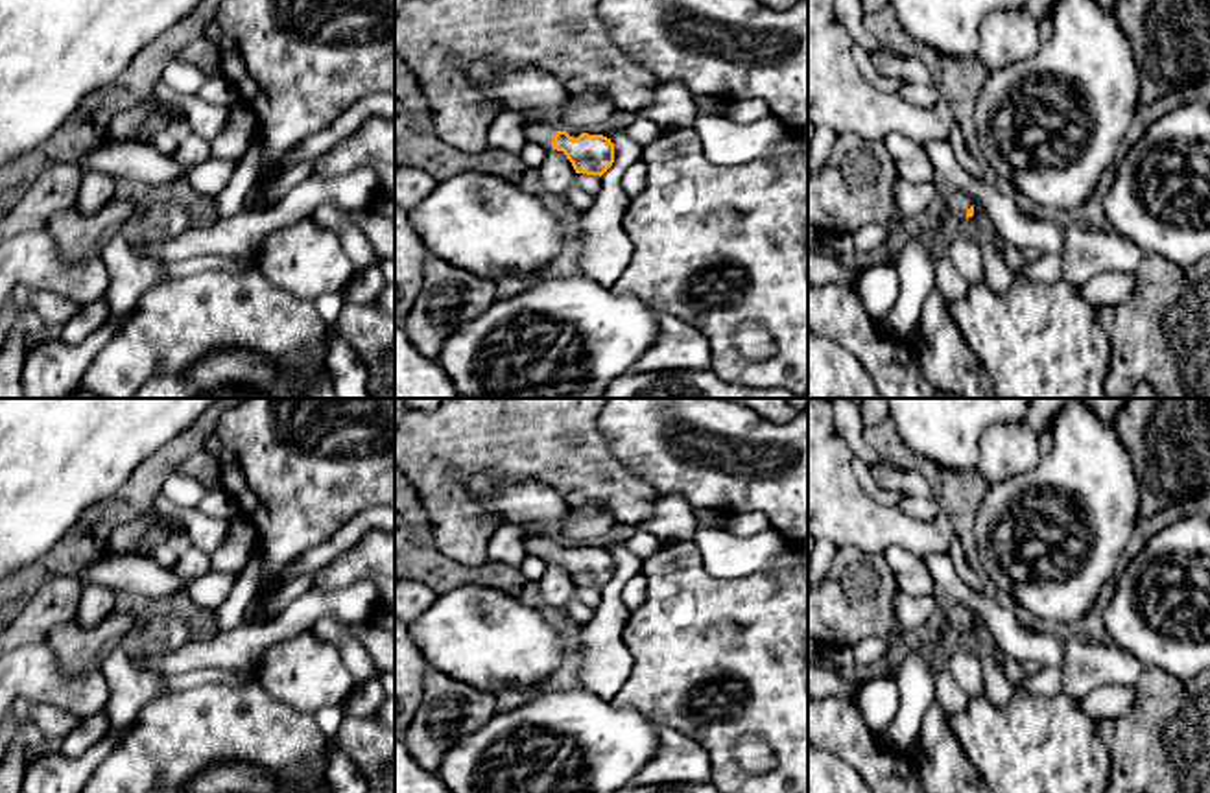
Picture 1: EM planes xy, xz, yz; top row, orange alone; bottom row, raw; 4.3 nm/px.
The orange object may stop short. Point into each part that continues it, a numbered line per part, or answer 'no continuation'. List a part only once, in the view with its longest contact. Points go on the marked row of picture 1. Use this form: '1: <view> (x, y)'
1: xz (537, 133)

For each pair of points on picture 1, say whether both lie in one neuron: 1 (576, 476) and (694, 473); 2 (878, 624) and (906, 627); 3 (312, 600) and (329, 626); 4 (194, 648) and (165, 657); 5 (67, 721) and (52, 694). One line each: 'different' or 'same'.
1: different
2: different
3: different
4: same
5: different

